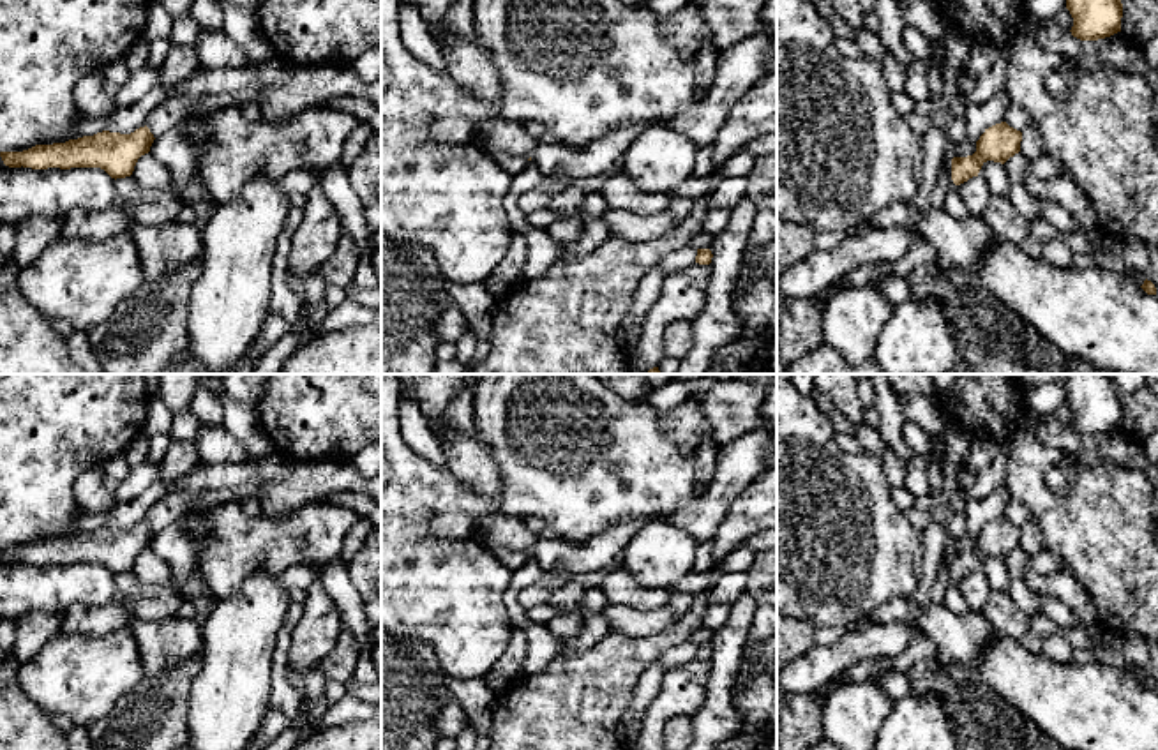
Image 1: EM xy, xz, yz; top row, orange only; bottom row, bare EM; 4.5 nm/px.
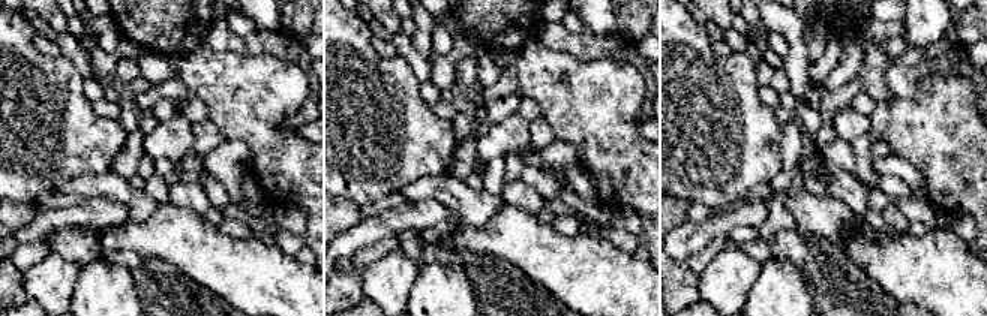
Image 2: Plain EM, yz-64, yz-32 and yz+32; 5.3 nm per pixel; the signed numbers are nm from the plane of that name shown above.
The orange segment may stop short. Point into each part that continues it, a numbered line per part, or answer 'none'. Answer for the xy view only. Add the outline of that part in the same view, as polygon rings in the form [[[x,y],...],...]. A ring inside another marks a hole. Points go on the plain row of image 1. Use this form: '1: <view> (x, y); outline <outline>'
none

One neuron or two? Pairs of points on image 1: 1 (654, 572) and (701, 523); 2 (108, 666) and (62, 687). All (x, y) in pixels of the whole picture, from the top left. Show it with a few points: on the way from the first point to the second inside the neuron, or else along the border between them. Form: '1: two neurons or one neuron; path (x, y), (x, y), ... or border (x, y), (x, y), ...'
1: two neurons; border (655, 517), (682, 528), (698, 544)
2: one neuron; path (96, 671), (90, 674), (73, 674)

